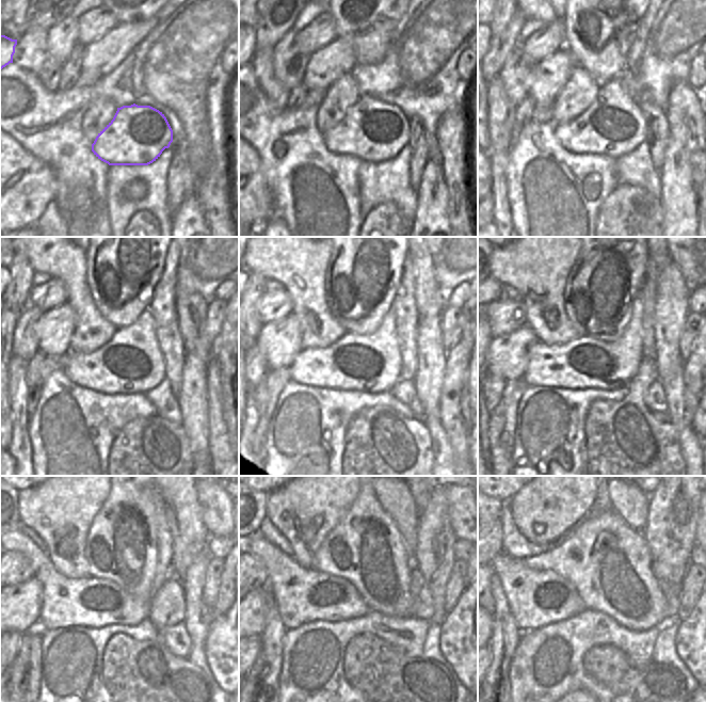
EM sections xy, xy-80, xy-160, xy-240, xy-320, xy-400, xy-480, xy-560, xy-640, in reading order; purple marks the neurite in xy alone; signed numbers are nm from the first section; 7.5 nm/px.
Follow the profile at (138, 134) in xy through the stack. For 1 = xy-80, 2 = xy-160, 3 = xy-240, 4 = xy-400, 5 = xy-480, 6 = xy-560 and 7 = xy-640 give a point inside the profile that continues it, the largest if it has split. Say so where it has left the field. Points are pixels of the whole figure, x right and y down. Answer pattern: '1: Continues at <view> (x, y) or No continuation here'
1: Continues at xy-80 (371, 130)
2: Continues at xy-160 (613, 125)
3: Continues at xy-240 (130, 363)
4: Continues at xy-400 (584, 363)
5: Continues at xy-480 (91, 602)
6: Continues at xy-560 (301, 595)
7: Continues at xy-640 (536, 599).

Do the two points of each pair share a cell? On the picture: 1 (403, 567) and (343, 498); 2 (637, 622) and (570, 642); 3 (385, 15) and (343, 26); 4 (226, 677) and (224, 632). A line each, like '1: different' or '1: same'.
1: different
2: different
3: same
4: same

